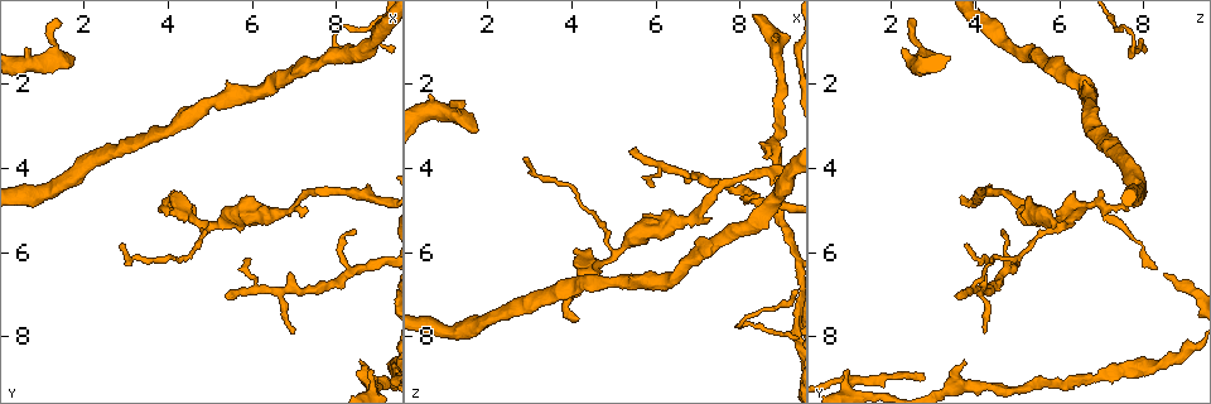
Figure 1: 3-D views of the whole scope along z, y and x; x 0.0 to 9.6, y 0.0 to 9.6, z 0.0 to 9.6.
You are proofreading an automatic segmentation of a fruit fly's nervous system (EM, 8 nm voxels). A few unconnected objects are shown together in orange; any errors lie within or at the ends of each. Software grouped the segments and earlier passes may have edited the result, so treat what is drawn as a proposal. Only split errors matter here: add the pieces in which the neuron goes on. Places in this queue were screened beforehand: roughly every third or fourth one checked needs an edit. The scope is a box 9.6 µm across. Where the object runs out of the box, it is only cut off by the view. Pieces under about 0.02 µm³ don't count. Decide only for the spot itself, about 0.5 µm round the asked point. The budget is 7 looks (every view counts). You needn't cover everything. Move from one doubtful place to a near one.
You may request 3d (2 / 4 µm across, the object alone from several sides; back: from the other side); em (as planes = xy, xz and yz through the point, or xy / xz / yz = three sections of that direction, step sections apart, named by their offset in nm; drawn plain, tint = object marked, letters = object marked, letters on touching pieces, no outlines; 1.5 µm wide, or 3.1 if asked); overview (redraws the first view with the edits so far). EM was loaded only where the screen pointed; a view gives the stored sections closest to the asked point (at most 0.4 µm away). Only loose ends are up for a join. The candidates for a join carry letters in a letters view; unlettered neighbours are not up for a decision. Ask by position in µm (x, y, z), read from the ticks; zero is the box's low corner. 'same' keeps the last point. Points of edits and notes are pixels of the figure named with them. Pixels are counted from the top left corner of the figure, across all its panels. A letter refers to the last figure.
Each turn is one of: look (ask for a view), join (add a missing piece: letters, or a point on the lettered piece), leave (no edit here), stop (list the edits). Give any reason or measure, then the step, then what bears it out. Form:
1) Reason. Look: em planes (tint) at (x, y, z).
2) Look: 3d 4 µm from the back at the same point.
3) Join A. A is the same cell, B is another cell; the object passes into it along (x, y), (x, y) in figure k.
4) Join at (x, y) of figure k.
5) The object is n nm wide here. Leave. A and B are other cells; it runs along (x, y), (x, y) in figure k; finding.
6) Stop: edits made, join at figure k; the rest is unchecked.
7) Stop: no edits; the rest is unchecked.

Look: em planes (letters) at (8.45, 5.50, 4.65).

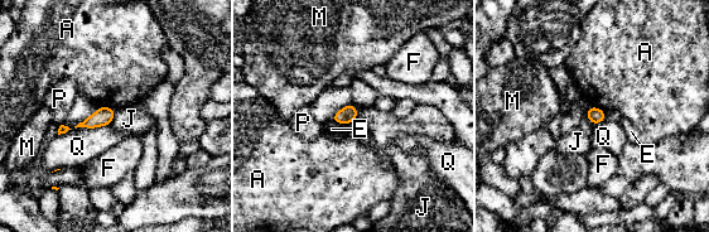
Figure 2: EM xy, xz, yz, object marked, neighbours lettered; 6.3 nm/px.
The longest contact is with Q, 240 nm. Leave. A, E, F, J, M, P and Q are other cells; a border runs along (115, 110), (110, 124) in figure 2; no lettered piece goes on from it.

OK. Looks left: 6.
Look: 3d 4 µm from the back at (8.60, 8.50, 3.75).

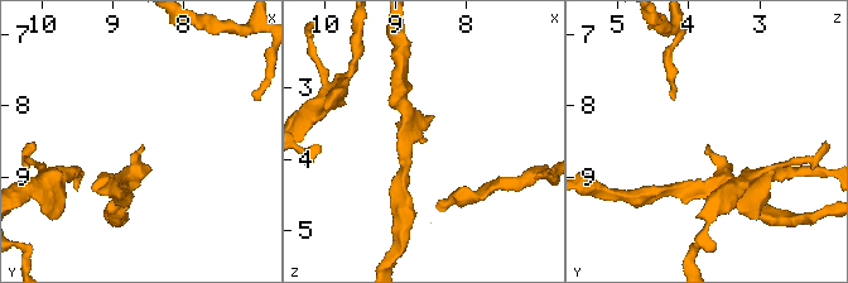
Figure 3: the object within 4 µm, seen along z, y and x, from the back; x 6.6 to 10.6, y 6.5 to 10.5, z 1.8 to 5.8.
Look: em planes (letters) at (8.60, 8.55, 3.75).

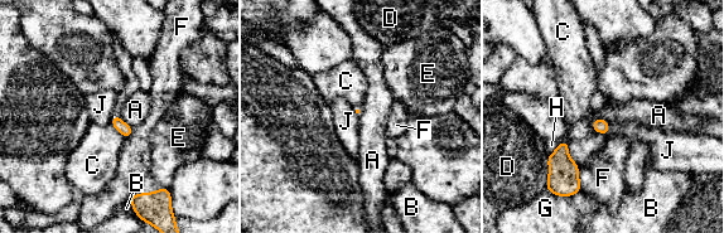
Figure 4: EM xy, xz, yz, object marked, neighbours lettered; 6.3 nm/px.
The longest contact is with C, 240 nm. Leave. A, B, C, D, E, F, G, H and J are other cells; a border runs along (119, 117), (133, 127) in figure 4; no lettered piece goes on from it.

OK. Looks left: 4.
Thin end. Look: 3d 4 µm at (5.40, 7.05, 3.60).

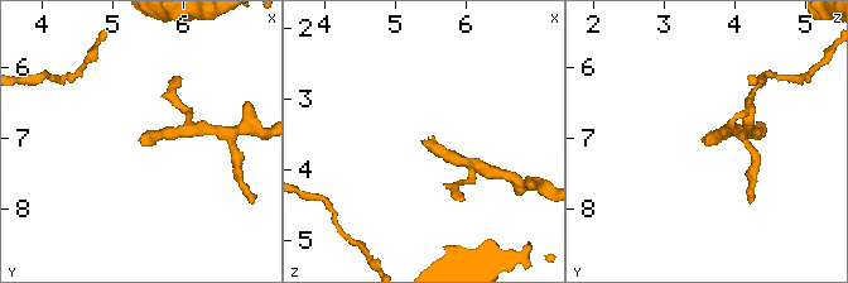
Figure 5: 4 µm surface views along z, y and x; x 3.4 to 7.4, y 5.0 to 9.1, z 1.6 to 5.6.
Look: em xz step 8 (tint) at (5.40, 7.10, 3.55).

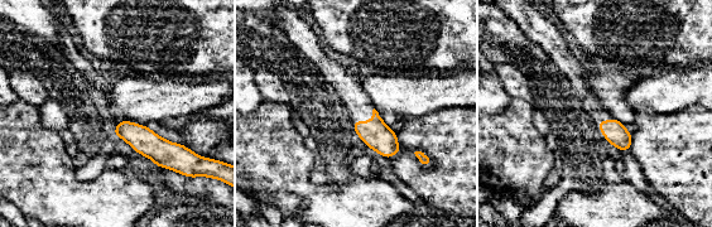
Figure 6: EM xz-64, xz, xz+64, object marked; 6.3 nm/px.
Look: em planes (letters) at the same point.

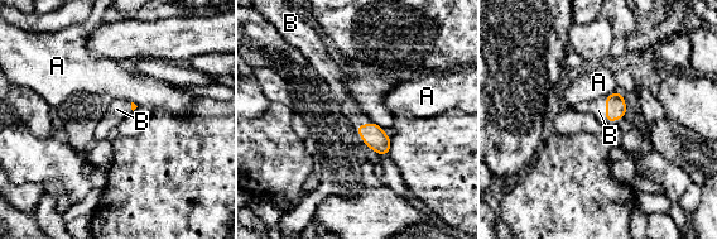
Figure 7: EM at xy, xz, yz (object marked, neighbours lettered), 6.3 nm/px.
Join B. B is the same cell, A is another cell; the object passes into it along (615, 104), (606, 118), (597, 108) in figure 7; it goes on there.

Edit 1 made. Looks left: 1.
Stop: edits made, join at figure 7; the rest is unchecked.

